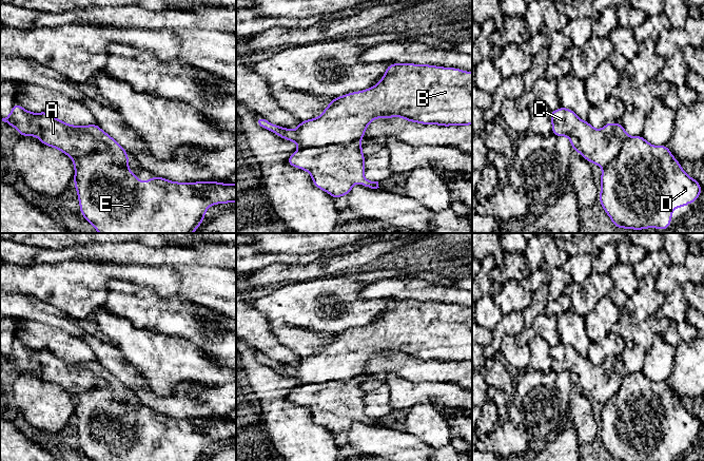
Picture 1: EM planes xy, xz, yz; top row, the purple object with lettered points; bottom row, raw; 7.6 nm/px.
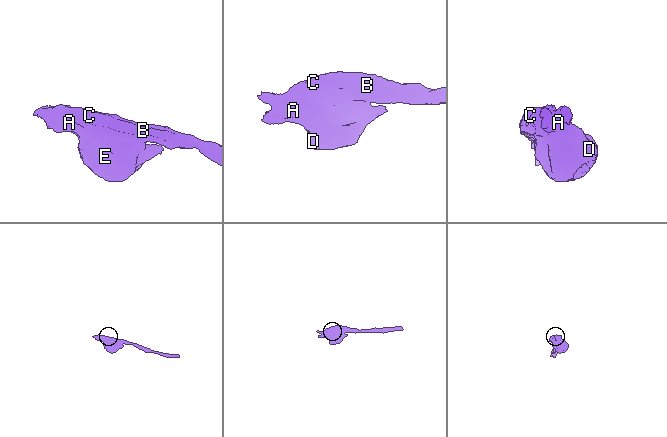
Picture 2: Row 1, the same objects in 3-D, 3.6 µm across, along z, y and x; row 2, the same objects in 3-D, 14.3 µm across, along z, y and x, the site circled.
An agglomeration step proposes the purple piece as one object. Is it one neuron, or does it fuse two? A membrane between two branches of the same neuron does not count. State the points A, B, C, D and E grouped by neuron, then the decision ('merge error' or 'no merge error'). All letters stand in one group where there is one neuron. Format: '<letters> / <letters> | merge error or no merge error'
A B C / D E | merge error

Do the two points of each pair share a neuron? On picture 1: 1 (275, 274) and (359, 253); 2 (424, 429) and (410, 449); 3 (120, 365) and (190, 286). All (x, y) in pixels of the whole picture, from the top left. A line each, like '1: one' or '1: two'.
1: one
2: two
3: two

